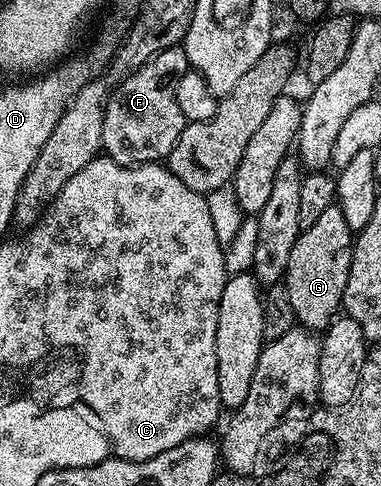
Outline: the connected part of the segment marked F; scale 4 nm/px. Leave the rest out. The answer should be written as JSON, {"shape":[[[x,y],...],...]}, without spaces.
{"shape":[[[183,47],[167,48],[111,89],[102,122],[102,152],[107,159],[131,166],[168,157],[186,123],[182,110],[178,110],[176,80],[188,71]]]}

